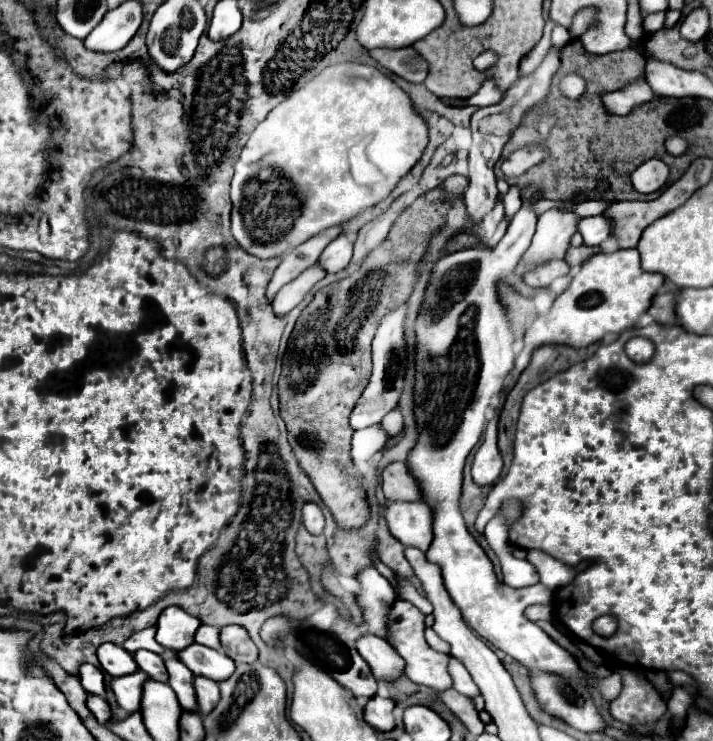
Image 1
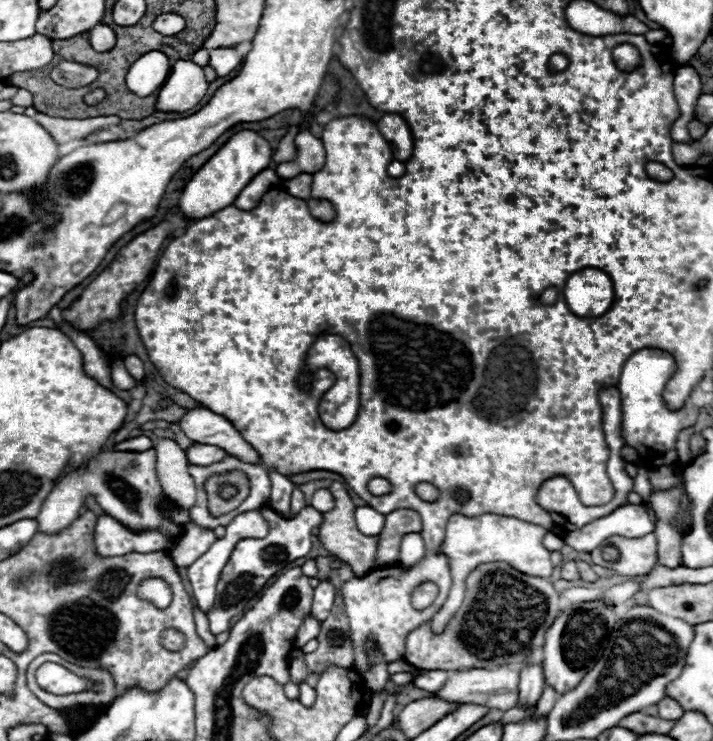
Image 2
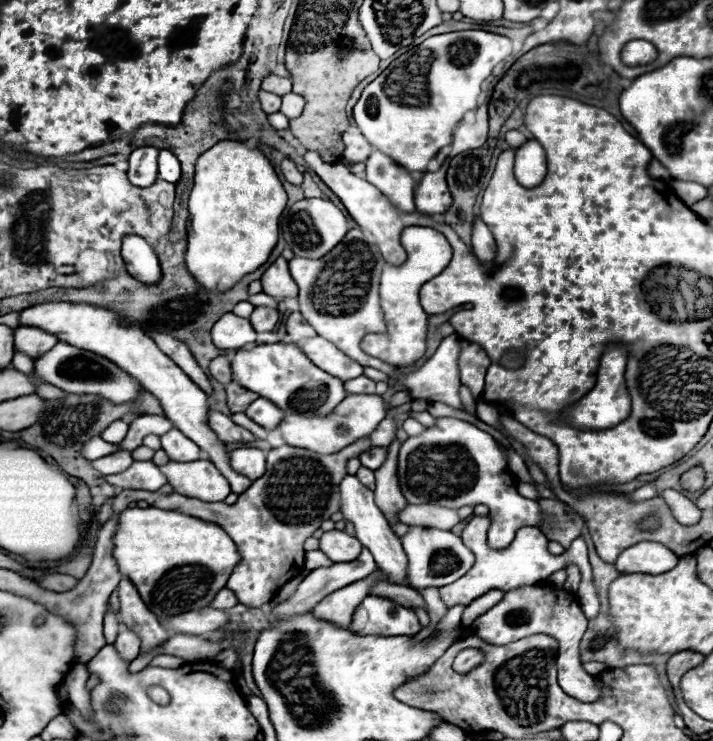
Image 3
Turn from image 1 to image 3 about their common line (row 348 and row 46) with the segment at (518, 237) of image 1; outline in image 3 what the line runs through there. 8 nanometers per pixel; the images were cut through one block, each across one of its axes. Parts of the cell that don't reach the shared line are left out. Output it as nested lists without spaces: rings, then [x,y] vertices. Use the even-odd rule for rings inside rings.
[[[462,30],[430,36],[416,48],[398,56],[374,82],[364,88],[358,104],[354,106],[354,122],[376,150],[384,152],[410,172],[422,172],[438,154],[438,150],[452,142],[452,128],[462,120],[468,108],[476,108],[478,96],[482,92],[482,82],[492,74],[492,68],[510,54],[510,38],[484,30]],[[388,96],[416,96],[418,100],[414,104],[394,104]]]

